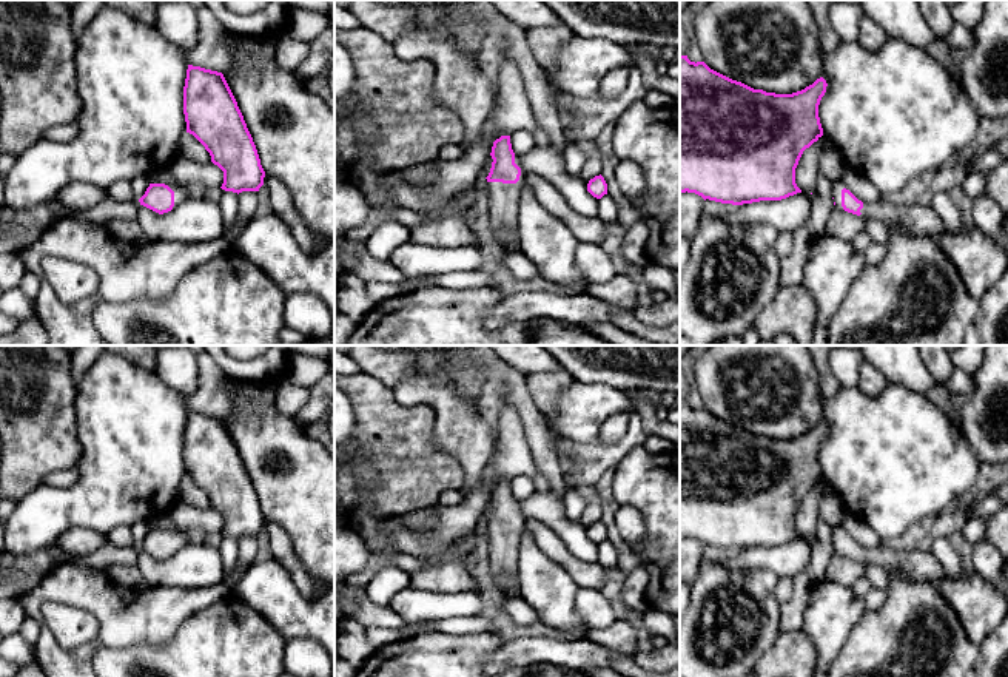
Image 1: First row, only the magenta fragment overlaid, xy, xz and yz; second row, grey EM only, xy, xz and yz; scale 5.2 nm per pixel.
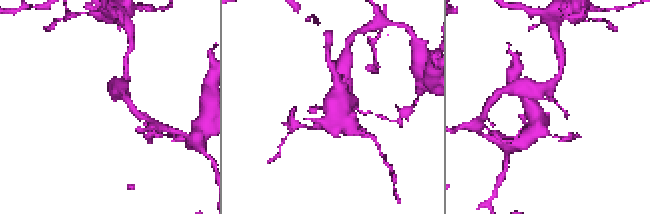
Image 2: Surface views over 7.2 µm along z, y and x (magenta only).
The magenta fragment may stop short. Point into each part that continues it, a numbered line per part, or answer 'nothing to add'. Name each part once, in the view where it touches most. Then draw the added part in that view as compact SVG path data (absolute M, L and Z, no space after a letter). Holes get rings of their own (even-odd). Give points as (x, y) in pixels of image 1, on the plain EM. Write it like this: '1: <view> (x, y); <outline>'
1: xz (503, 543); M516 500L515 509L521 514L521 521L516 529L487 529L489 571L504 600L519 595L519 538L524 530L526 520Z

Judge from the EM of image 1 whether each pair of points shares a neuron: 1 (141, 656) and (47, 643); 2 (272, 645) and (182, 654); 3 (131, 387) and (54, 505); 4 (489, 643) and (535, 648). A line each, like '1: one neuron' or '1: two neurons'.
1: two neurons
2: one neuron
3: one neuron
4: two neurons

